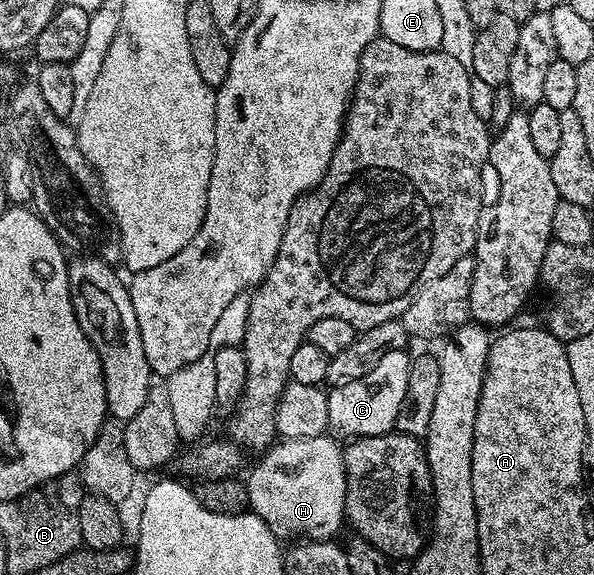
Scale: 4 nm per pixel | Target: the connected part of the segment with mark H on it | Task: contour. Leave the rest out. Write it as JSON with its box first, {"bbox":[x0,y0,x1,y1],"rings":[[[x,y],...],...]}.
{"bbox":[245,436,347,540],"rings":[[[317,436],[314,439],[283,439],[263,453],[261,460],[246,477],[245,486],[249,494],[249,509],[254,511],[272,530],[274,536],[285,540],[298,536],[302,540],[331,540],[341,524],[345,523],[347,480],[343,468],[343,449],[333,437]]]}

